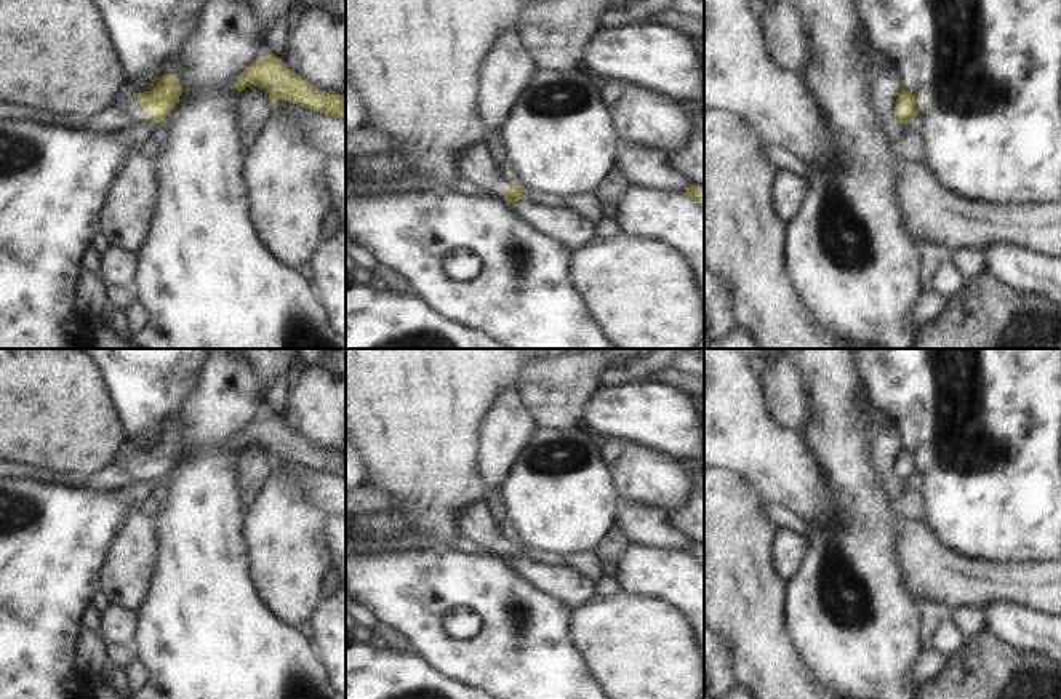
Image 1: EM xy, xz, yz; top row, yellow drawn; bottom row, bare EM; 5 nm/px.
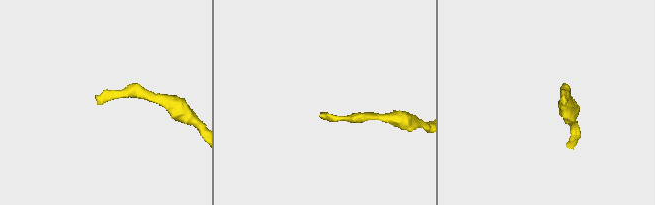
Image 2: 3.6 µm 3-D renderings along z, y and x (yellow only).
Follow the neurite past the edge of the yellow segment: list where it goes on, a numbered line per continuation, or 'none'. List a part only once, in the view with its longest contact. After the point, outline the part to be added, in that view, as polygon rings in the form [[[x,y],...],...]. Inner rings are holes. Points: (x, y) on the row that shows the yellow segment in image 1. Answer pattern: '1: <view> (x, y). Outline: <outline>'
1: xy (130, 112). Outline: [[[138,94],[120,96],[114,109],[123,125],[139,126],[150,122],[150,114],[142,110]]]

